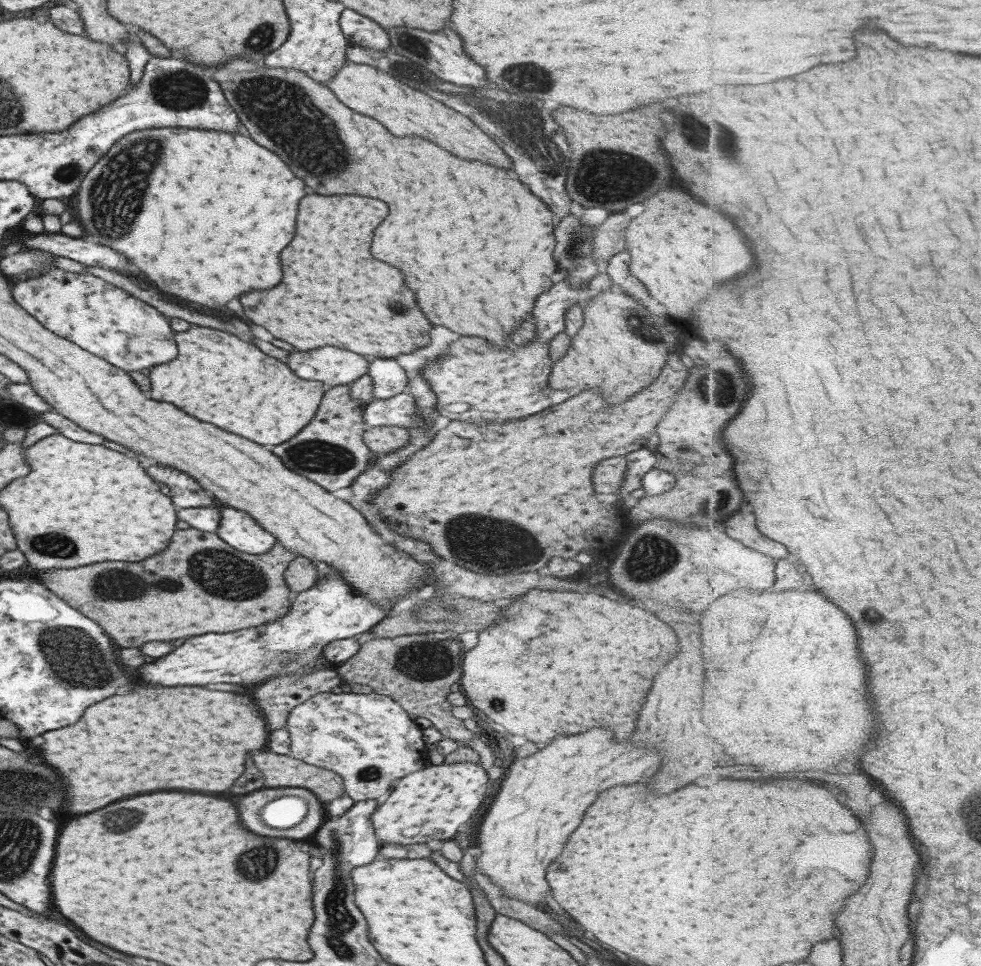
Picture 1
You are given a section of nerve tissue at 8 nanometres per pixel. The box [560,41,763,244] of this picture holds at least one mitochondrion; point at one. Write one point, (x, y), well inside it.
(617, 170)

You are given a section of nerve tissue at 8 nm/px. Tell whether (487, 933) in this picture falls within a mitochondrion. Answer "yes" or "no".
no

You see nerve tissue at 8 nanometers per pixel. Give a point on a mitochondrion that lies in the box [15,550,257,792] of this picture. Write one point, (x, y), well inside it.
(76, 658)

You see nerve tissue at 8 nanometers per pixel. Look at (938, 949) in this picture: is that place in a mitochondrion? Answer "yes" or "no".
no

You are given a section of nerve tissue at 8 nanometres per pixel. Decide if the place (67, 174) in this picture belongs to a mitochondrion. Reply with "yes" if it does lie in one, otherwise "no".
yes

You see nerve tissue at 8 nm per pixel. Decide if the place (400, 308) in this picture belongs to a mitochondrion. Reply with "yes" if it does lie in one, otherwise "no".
yes

